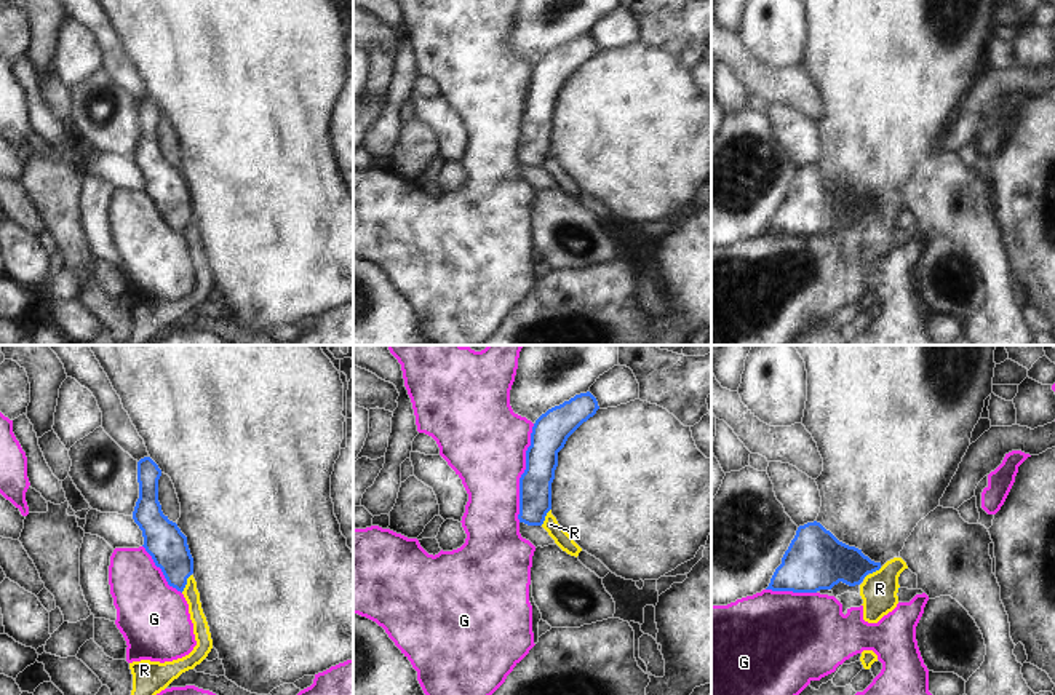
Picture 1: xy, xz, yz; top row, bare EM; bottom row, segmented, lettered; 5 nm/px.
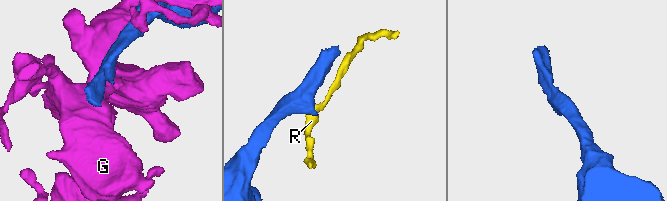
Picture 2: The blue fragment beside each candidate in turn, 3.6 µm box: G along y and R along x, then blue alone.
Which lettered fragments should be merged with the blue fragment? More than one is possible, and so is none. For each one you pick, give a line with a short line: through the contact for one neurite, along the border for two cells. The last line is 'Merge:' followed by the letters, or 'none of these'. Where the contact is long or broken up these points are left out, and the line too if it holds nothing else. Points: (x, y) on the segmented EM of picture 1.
Merge: none of these

